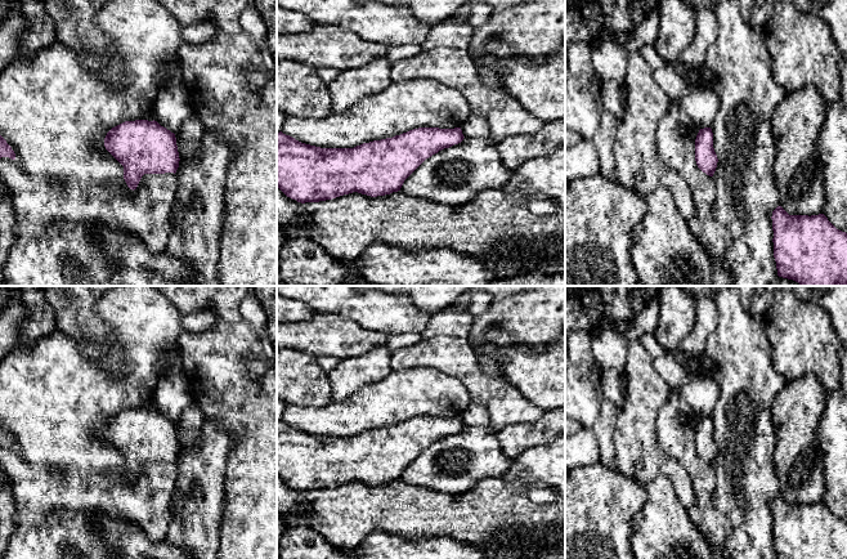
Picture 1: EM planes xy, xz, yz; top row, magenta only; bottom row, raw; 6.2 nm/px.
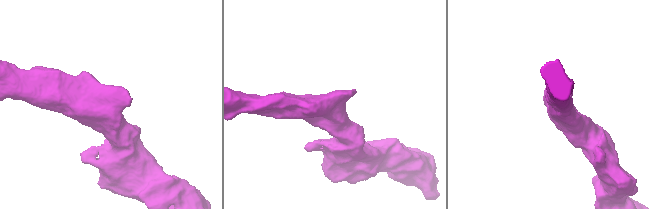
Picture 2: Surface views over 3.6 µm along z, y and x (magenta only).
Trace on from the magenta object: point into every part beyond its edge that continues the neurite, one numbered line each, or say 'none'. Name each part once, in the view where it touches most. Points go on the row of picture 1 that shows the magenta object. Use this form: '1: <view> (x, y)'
none

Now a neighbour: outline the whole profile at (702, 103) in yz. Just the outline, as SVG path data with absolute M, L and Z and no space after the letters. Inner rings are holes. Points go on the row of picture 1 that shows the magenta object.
M669 67L655 70L655 80L669 97L678 102L690 113L693 121L700 128L712 128L718 112L718 97L704 82L689 86Z

